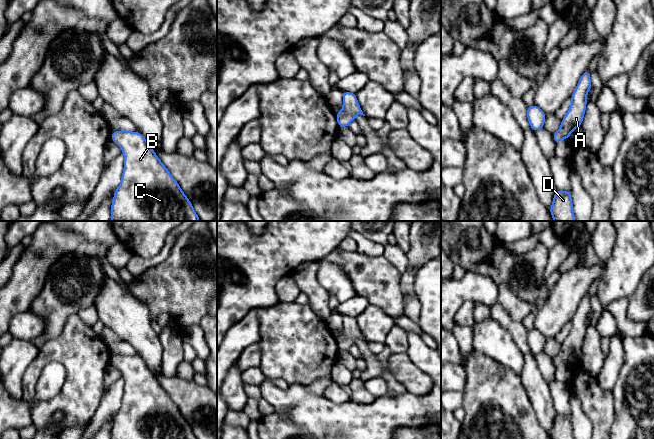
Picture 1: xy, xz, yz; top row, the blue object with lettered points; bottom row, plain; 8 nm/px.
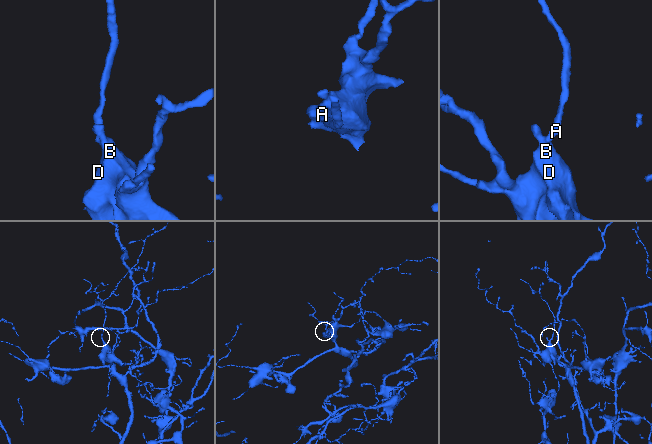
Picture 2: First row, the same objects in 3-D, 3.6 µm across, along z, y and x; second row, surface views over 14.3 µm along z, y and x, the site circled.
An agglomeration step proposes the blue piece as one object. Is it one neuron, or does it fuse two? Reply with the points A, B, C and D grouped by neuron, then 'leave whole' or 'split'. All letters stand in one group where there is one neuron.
A B C D | leave whole

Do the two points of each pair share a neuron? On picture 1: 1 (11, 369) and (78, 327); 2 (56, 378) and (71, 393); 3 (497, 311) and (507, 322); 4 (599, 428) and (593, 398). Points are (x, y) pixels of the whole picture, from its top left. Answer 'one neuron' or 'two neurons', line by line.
1: two neurons
2: two neurons
3: one neuron
4: one neuron

